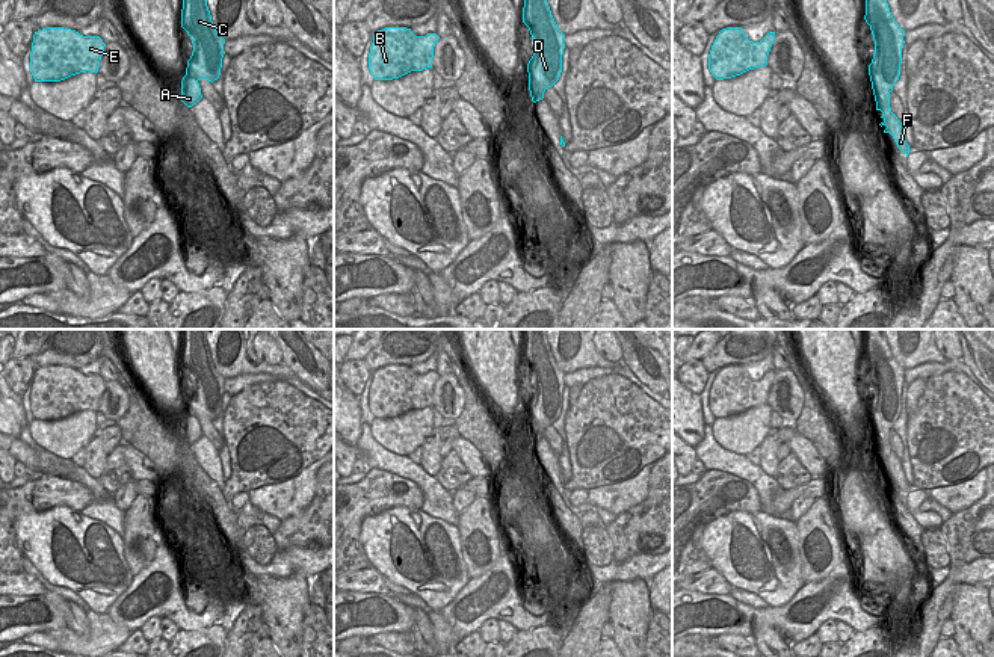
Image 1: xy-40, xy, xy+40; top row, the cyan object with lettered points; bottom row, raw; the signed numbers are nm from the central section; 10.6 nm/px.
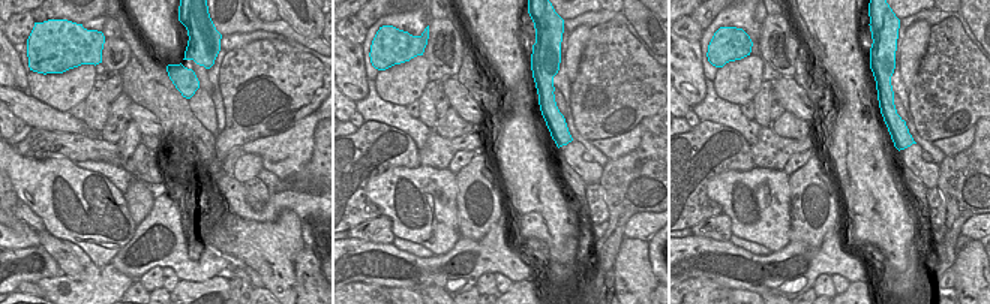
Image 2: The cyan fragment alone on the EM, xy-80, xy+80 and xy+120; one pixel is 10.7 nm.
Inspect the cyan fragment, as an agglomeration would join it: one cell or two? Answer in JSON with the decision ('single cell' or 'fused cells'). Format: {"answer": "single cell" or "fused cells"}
{"answer": "fused cells"}

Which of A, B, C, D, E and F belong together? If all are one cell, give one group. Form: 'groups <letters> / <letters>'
groups A B E / C D F

